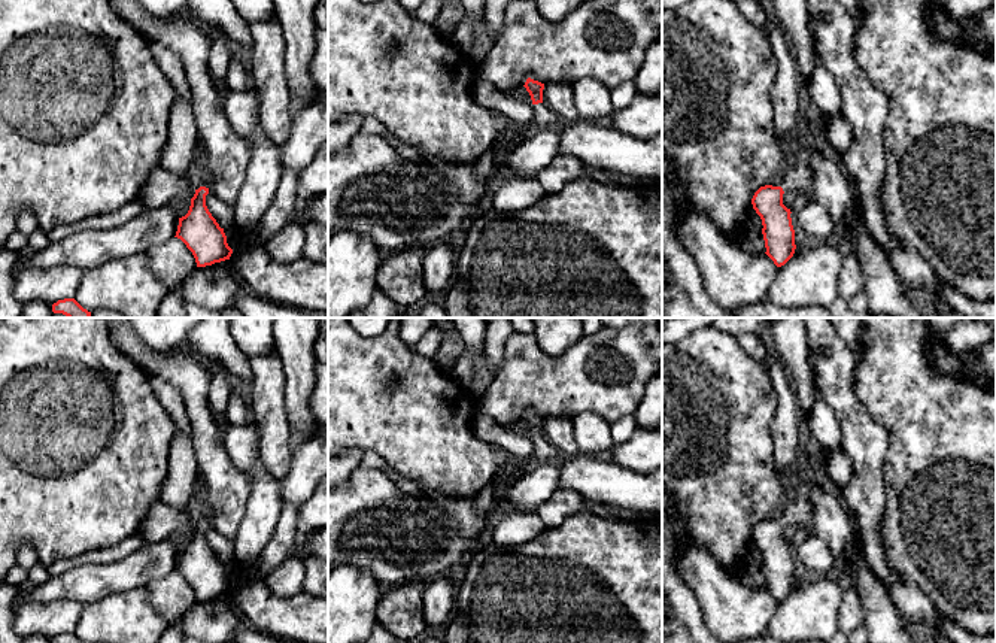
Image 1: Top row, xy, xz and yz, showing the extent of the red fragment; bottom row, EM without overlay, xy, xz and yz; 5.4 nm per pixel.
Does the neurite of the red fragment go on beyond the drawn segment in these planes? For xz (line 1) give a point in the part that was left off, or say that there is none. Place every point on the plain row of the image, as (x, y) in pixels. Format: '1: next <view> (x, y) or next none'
1: next xz (543, 451)

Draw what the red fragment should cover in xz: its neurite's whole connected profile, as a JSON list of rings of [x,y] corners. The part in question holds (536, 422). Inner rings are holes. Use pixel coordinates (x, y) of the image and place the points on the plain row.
[[[528,412],[523,421],[531,430],[534,452],[528,458],[513,458],[497,473],[495,482],[502,491],[520,476],[522,468],[538,467],[562,458],[561,452],[543,437],[544,418]]]

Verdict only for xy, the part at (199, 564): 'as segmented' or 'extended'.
as segmented

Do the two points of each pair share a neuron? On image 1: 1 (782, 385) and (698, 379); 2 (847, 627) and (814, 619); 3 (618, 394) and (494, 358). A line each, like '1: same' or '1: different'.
1: different
2: different
3: different

